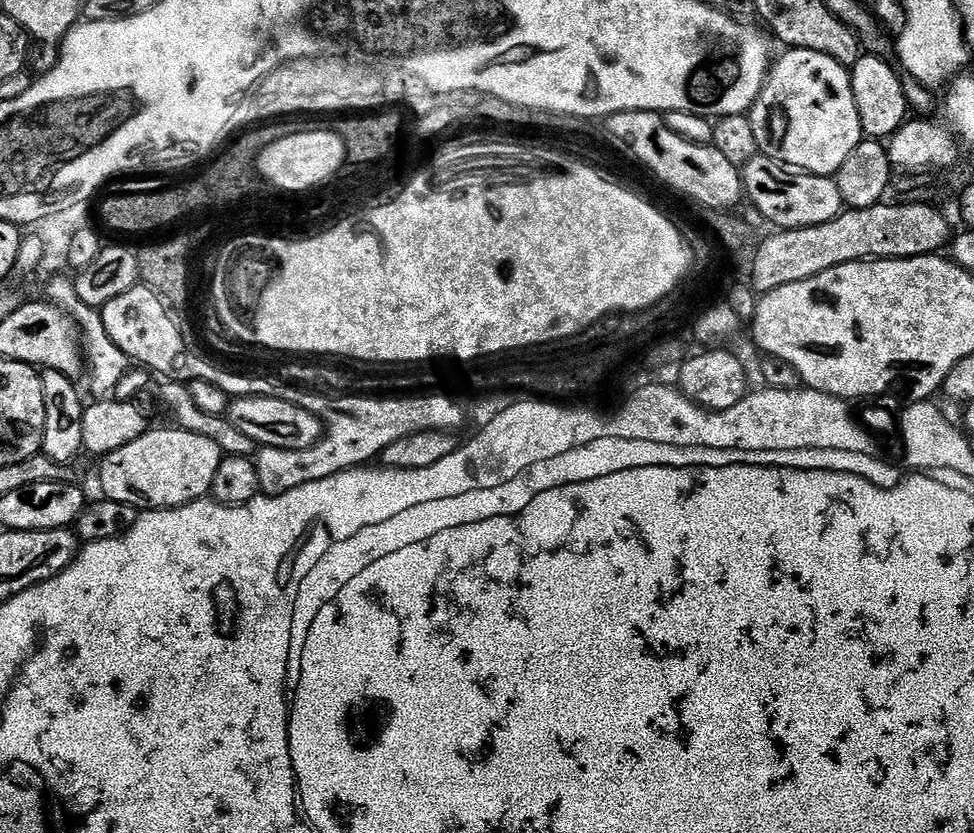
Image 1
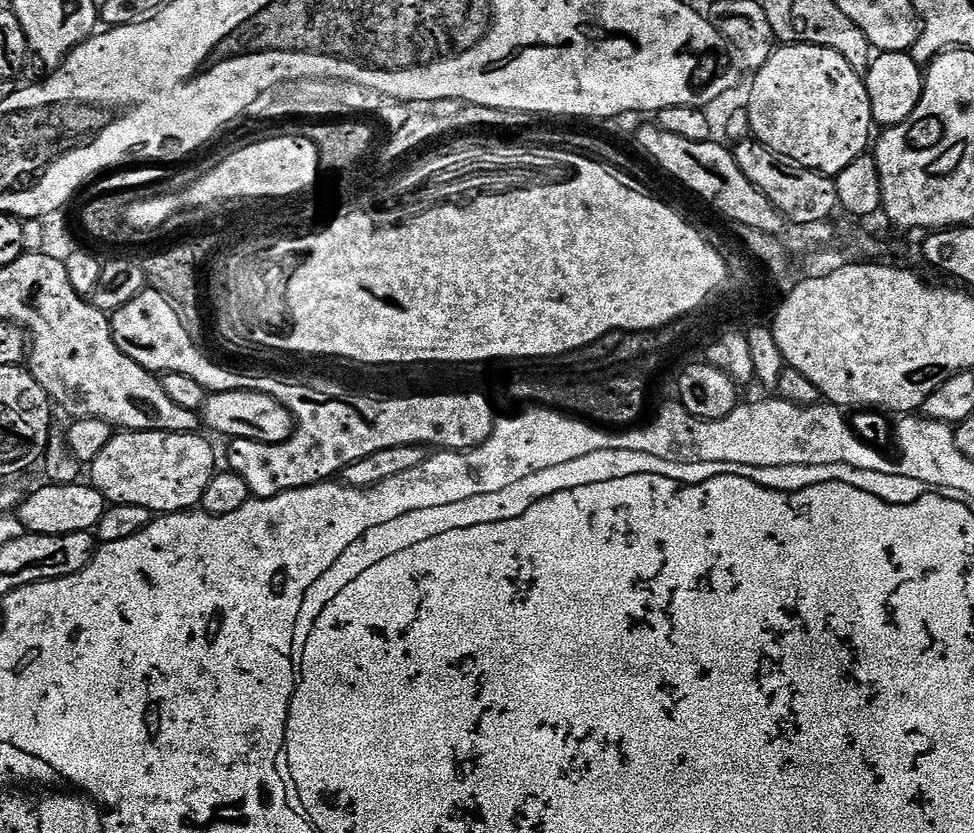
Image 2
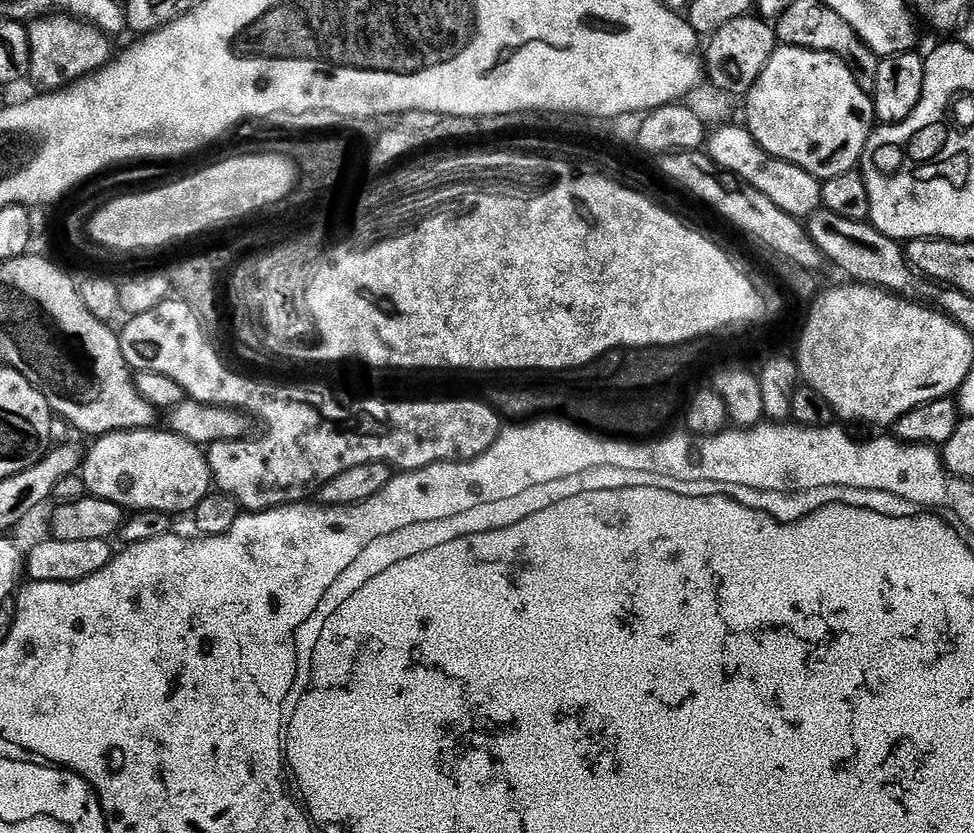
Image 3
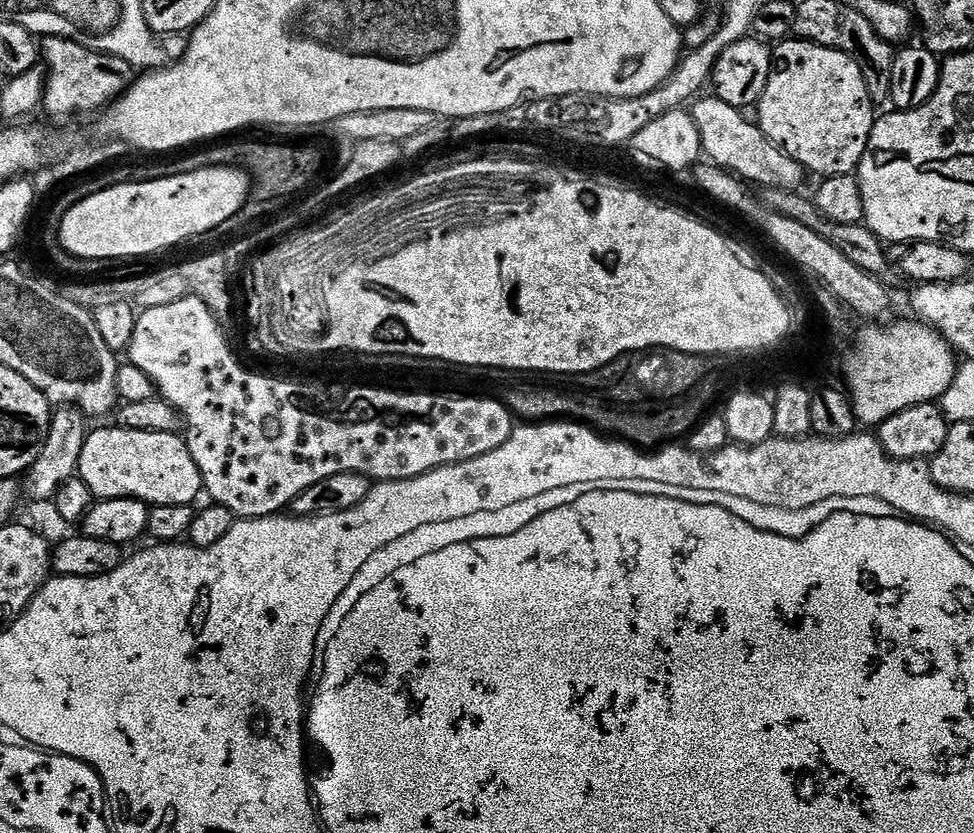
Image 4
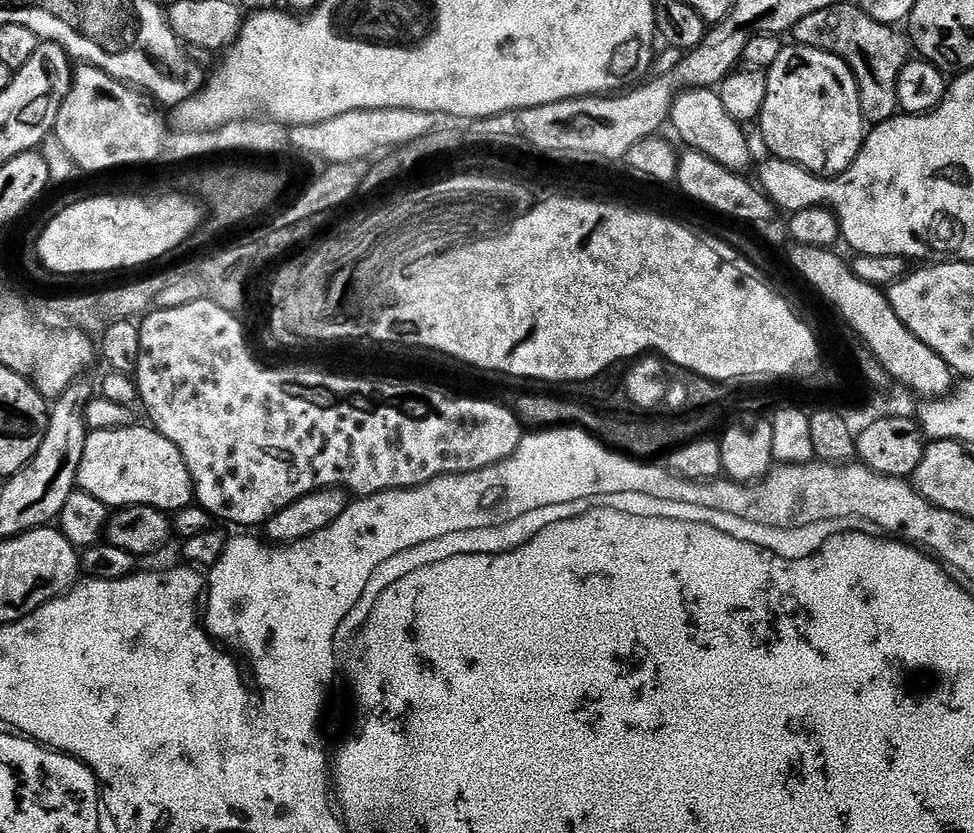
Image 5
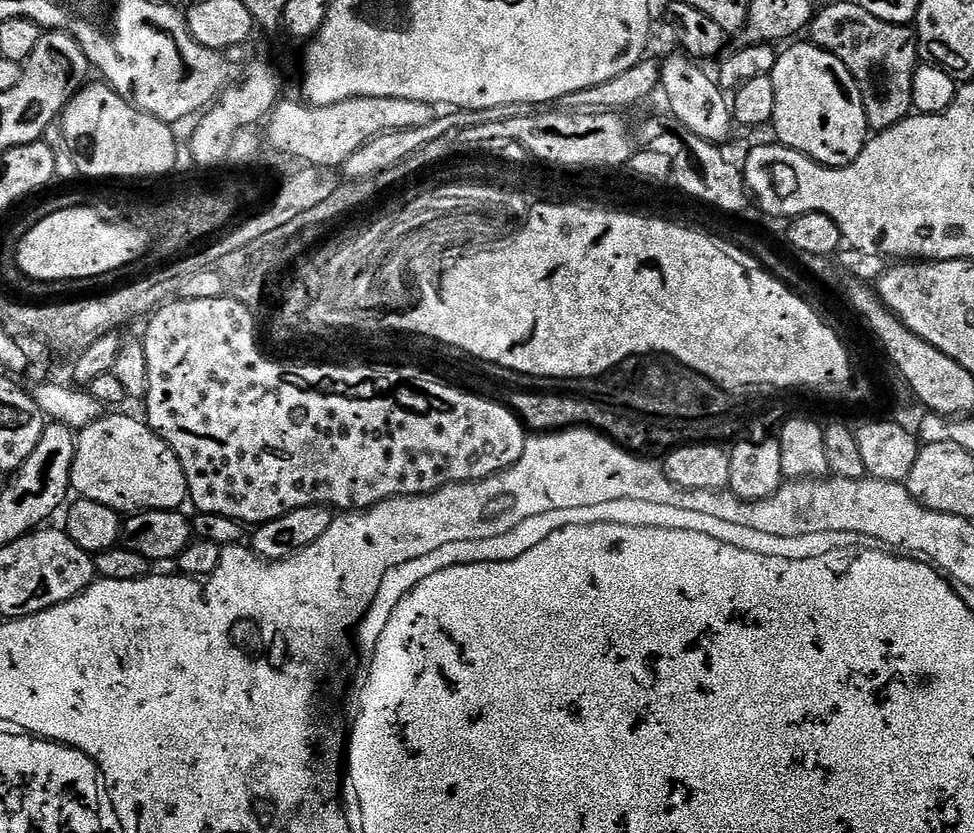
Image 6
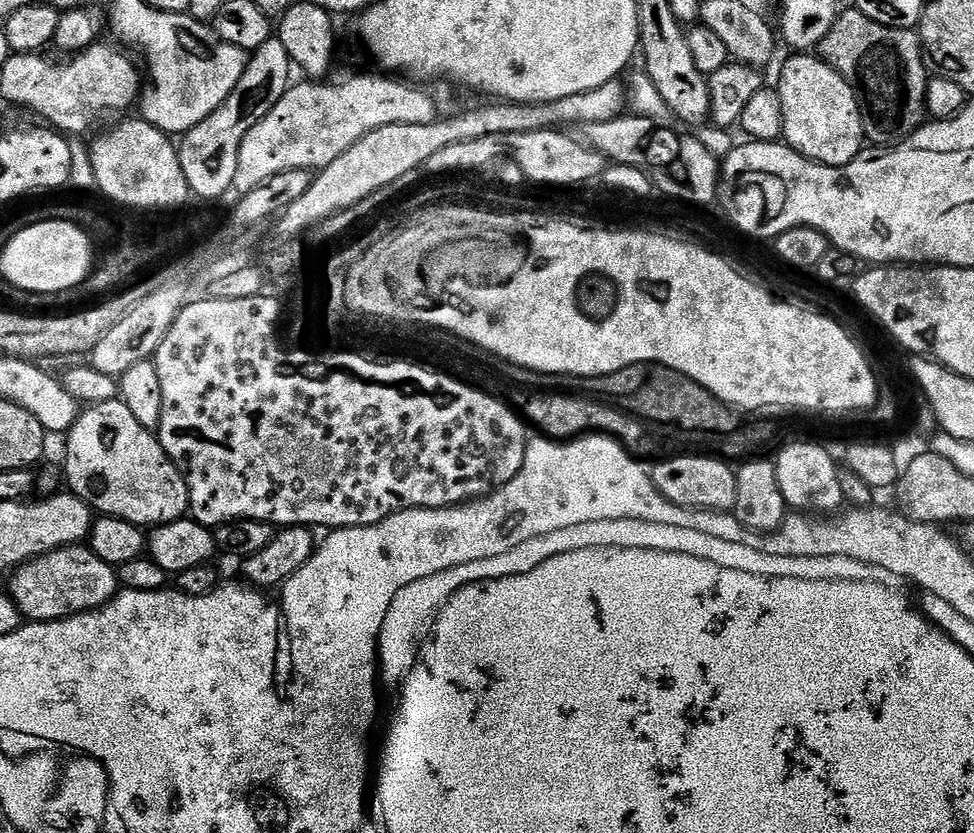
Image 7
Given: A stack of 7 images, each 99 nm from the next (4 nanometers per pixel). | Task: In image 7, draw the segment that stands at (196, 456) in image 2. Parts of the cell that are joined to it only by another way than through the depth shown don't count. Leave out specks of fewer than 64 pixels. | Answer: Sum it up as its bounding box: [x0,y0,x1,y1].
[64,399,188,526]

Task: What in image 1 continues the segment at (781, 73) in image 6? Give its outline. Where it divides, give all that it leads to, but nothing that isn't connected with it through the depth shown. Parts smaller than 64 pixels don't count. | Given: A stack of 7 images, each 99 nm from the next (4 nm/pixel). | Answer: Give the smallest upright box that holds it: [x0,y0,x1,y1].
[750,48,865,177]

